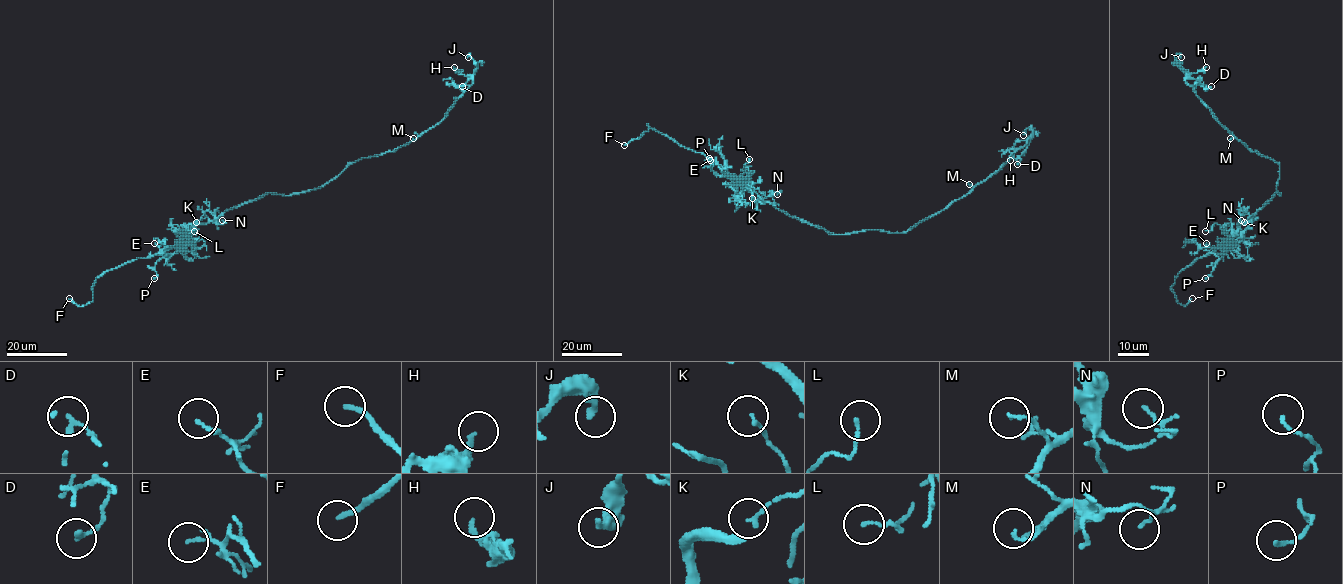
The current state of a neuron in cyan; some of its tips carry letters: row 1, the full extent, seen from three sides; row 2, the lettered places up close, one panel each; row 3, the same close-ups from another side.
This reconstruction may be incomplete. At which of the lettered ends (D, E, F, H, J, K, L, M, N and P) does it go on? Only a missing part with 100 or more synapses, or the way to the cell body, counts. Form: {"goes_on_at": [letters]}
{"goes_on_at": ["F"]}

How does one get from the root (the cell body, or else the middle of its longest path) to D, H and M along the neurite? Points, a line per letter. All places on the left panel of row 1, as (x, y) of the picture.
D: (279, 194), (314, 190), (350, 163), (409, 143), (444, 117), (472, 78), (464, 85), (465, 89), (462, 86)
H: (279, 194), (291, 195), (322, 187), (350, 163), (394, 151), (436, 125), (473, 81), (454, 67)
M: (279, 194), (291, 195), (322, 187), (350, 163), (394, 151), (413, 138)

